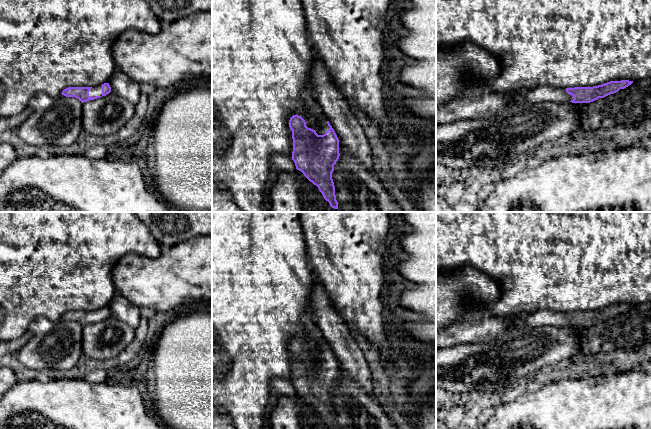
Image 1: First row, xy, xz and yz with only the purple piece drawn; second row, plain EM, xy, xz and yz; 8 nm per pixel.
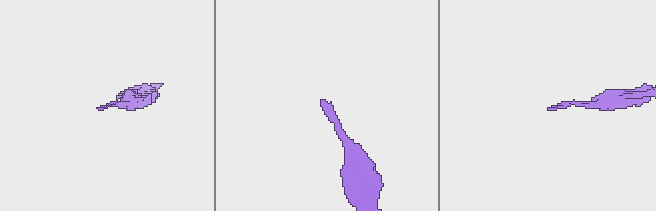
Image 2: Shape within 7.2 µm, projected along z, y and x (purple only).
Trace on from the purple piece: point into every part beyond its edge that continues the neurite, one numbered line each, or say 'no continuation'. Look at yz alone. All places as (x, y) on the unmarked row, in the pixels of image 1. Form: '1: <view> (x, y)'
1: yz (542, 317)

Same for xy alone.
1: xy (95, 315)

